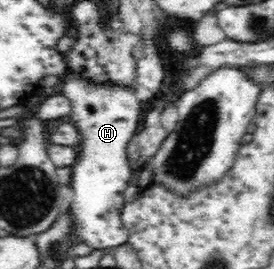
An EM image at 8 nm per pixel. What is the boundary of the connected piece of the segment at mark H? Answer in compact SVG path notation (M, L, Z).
M72 77L66 79L62 93L70 102L72 102L72 113L70 113L70 121L79 129L82 134L79 143L79 158L72 166L71 188L74 192L74 199L69 207L71 218L74 219L76 227L78 227L78 243L86 243L92 249L108 249L123 245L128 241L128 230L124 227L120 213L126 201L122 199L124 189L128 187L130 179L132 179L132 171L130 165L126 161L126 145L130 143L132 135L138 129L140 117L142 117L142 109L140 109L140 101L136 99L132 89L122 89L122 87L94 87L90 85L88 80Z

